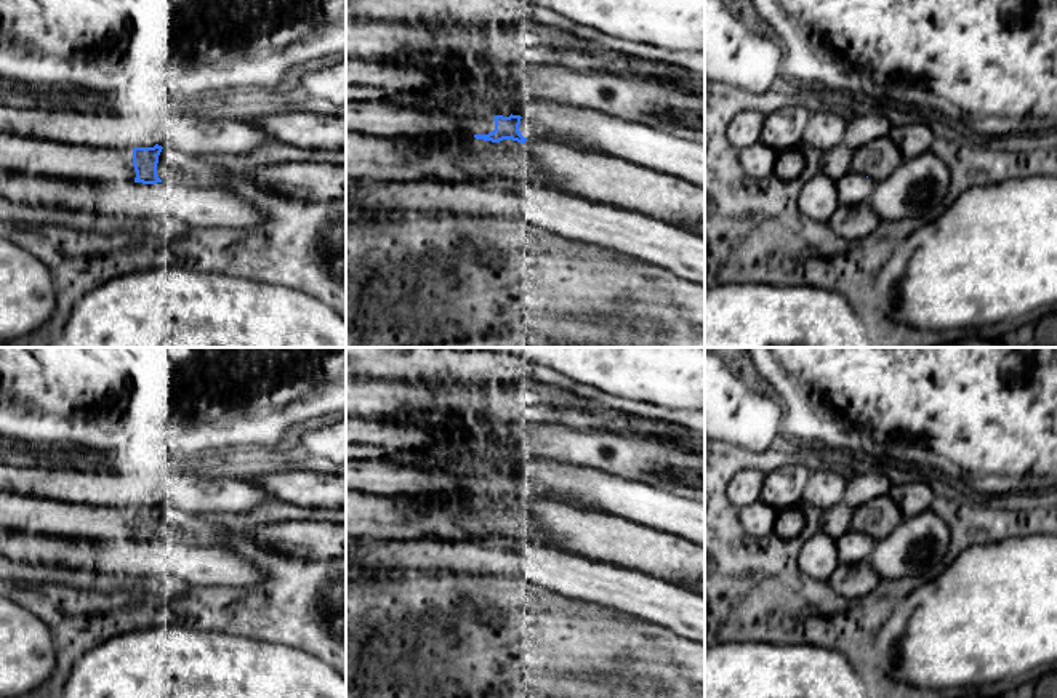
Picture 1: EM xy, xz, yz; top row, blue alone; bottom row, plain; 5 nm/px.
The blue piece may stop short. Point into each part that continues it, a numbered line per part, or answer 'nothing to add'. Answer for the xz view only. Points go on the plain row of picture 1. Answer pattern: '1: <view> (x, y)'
1: xz (375, 476)
2: xz (527, 487)

